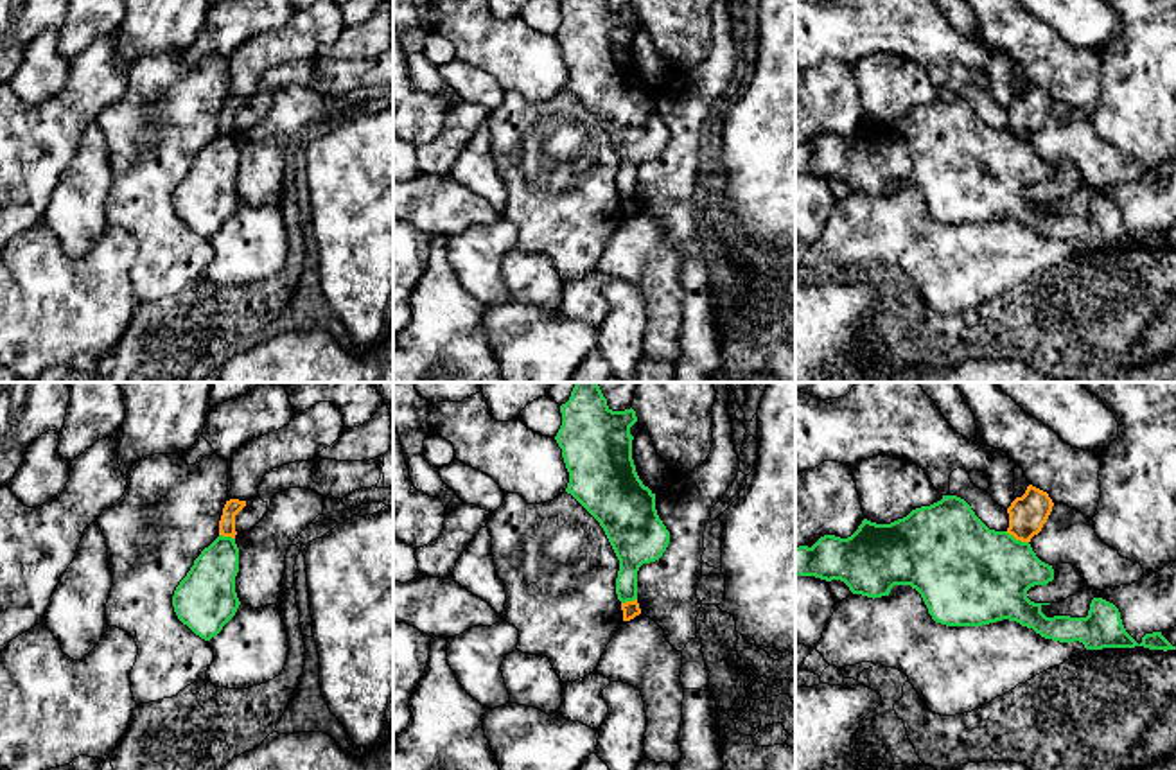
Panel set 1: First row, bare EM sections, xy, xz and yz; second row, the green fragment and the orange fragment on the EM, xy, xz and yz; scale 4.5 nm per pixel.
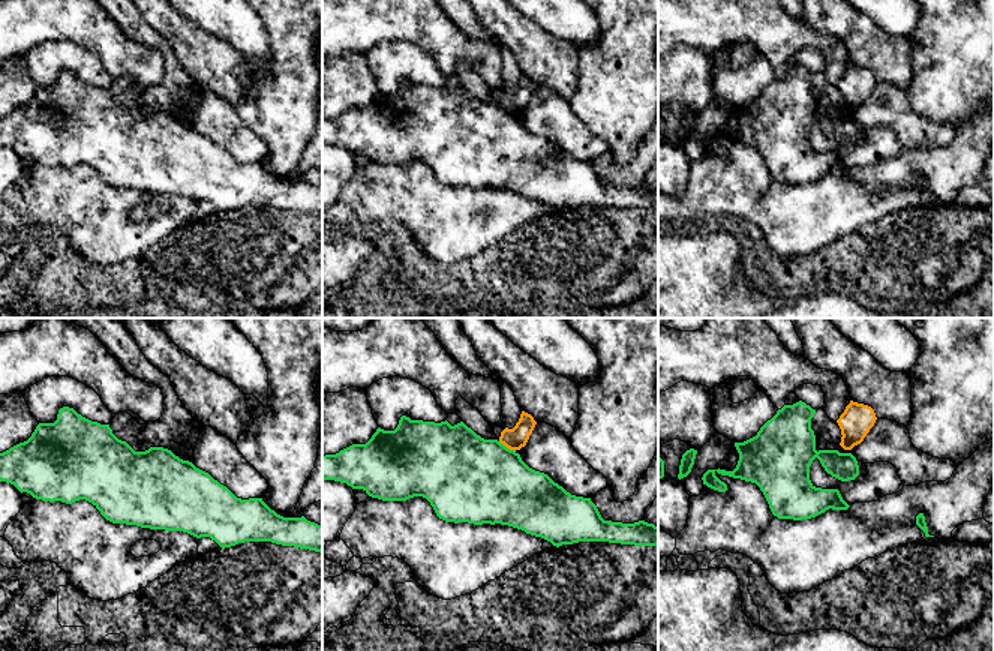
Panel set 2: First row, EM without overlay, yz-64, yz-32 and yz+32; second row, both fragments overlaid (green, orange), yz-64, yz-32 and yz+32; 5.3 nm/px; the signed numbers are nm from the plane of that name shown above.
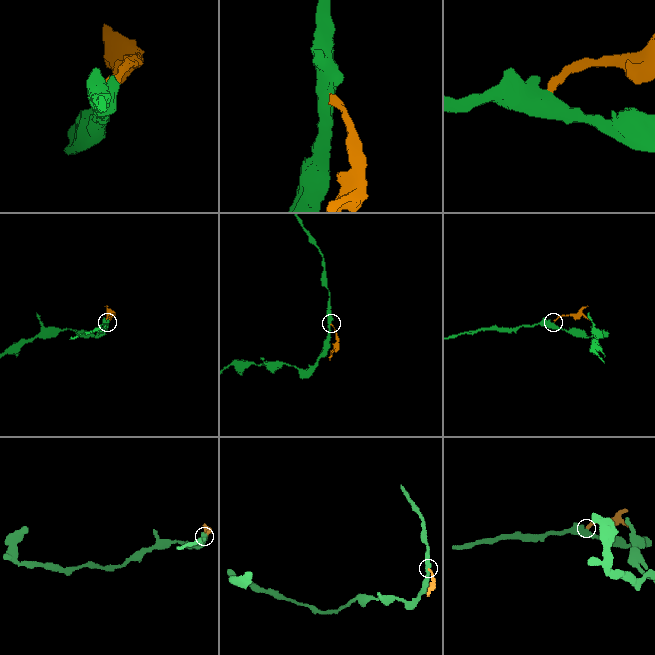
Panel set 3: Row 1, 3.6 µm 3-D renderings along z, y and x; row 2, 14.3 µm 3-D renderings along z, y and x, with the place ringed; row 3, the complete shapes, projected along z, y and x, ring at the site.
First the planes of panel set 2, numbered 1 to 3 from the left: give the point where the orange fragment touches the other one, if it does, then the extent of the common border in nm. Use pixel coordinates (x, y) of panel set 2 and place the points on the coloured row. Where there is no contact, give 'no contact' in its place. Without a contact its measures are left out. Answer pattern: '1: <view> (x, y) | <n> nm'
1: no contact
2: yz-32 (505, 447) | 110 nm
3: no contact

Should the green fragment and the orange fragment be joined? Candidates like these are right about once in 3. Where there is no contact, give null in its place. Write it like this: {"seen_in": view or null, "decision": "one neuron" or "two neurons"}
{"seen_in": "yz", "decision": "two neurons"}

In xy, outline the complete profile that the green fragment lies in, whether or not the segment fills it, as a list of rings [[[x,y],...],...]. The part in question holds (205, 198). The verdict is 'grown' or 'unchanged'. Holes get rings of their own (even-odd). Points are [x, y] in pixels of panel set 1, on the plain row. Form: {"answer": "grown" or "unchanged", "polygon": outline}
{"answer": "unchanged", "polygon": [[[219,133],[201,153],[172,194],[178,217],[205,239],[215,235],[235,214],[239,145],[235,136]]]}

